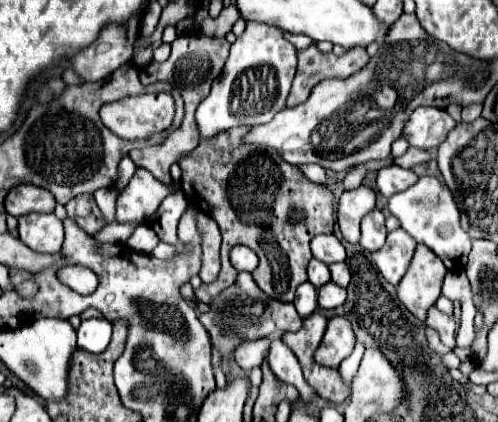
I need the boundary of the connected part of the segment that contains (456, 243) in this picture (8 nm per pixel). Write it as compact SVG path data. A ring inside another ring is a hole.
M419 177L415 185L389 197L387 209L391 211L391 215L399 219L401 229L405 229L417 243L425 243L437 257L441 257L447 269L465 267L473 239L467 231L463 231L459 223L461 215L453 199L453 193L449 193L449 187L441 183L437 177Z

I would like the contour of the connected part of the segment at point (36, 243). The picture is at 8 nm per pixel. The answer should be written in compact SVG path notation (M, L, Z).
M55 213L21 215L19 239L37 253L59 253L63 245L63 223L55 217Z

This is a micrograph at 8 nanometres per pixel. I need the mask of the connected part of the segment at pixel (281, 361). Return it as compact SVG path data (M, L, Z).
M281 337L271 341L271 349L269 349L267 359L269 359L271 371L275 373L275 377L279 381L295 385L305 403L311 403L317 397L317 393L305 383L303 373L301 373L301 365L299 365L295 353L281 341Z

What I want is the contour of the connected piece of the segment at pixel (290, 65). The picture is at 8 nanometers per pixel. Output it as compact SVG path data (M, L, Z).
M249 21L243 35L231 45L231 55L223 67L221 79L213 81L211 93L201 101L195 113L201 139L215 137L237 125L263 125L285 109L287 95L297 71L297 49L285 39L285 31L273 25Z

